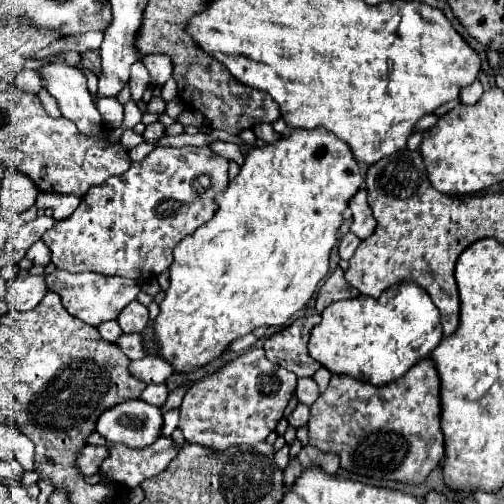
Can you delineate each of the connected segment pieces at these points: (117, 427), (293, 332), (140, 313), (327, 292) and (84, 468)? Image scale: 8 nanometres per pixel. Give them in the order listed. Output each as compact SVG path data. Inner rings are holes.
M141 399L123 401L103 415L95 423L95 431L105 437L109 445L121 443L129 447L147 447L159 437L163 415L159 407L153 407Z
M321 315L301 317L293 321L283 331L275 333L265 341L265 355L279 367L295 373L297 377L313 377L313 373L321 367L307 353L307 341L311 329L321 321Z
M133 301L131 305L127 305L117 317L117 323L119 323L123 333L139 333L139 331L143 331L147 321L149 321L147 307L143 307L139 301Z
M337 267L329 277L327 281L323 283L323 287L319 289L317 293L317 299L315 299L315 309L317 313L321 313L325 307L329 307L331 303L335 301L341 301L341 299L353 299L357 297L359 291L355 291L343 277L343 271Z
M85 445L79 453L79 461L77 461L77 467L81 471L83 477L87 475L93 475L93 473L99 473L99 465L101 461L107 457L107 447L95 447L95 445Z

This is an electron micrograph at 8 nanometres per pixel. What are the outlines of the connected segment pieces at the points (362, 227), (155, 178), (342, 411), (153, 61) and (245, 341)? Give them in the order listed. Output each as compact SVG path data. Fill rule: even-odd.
M359 189L357 195L349 201L349 207L353 211L353 223L351 223L349 231L355 233L363 241L363 239L367 239L373 233L373 229L377 225L373 213L369 209L369 203L367 203L367 191Z
M155 147L143 161L139 163L131 163L131 167L119 175L119 177L111 177L101 185L93 185L87 195L81 199L81 205L75 209L75 213L71 217L67 217L65 221L59 221L53 225L53 229L49 229L41 239L43 243L51 249L51 261L55 263L57 269L65 269L69 273L81 273L81 271L95 271L95 273L103 273L103 275L119 275L119 277L129 277L135 279L139 283L145 281L153 281L157 275L161 275L165 269L169 269L171 261L173 261L173 247L187 235L191 235L195 229L199 229L203 223L207 223L215 211L217 211L217 203L215 197L227 189L227 169L229 169L229 161L217 153L211 151L211 147ZM201 177L207 177L207 183L199 183Z
M429 357L415 363L401 379L383 387L333 375L325 393L311 405L309 443L319 451L339 455L345 471L419 485L443 459L439 413L439 375Z
M145 55L141 61L149 69L151 81L155 81L157 85L163 85L167 79L171 79L173 63L167 55Z
M250 333L243 337L236 339L231 345L230 350L242 354L243 352L247 351L249 347L251 348L253 344L257 341L257 337Z

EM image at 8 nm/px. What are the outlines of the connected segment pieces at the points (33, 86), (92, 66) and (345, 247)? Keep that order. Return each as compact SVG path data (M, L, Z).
M23 71L15 77L15 87L17 89L23 89L23 91L29 91L29 93L39 93L41 89L41 81L37 75L33 75L33 71Z
M89 51L81 57L81 67L93 71L95 75L99 75L99 53L97 51Z
M351 233L343 235L343 237L339 239L339 243L337 243L337 253L339 253L339 257L345 259L345 261L349 261L359 243L361 243L361 241L359 241L355 235L351 235Z

